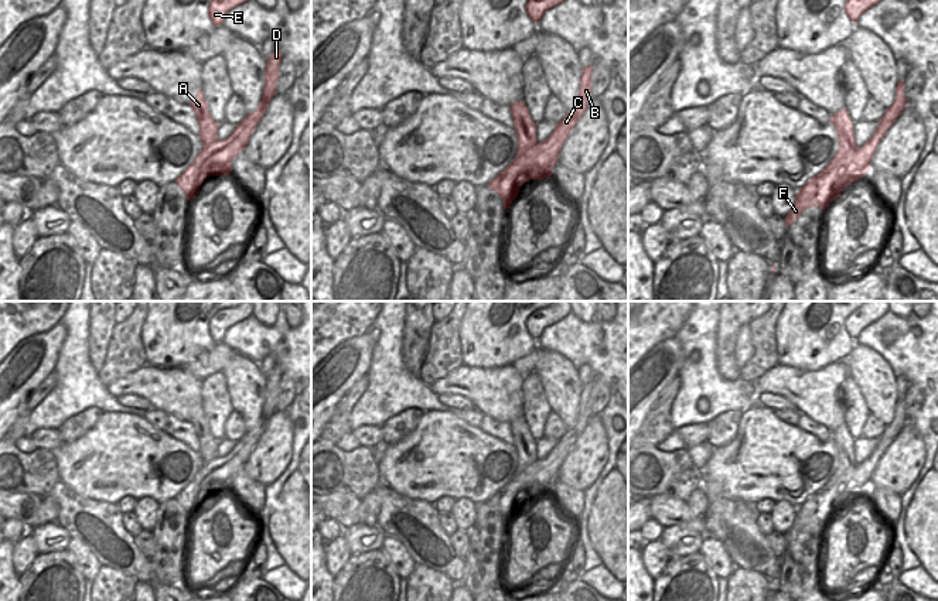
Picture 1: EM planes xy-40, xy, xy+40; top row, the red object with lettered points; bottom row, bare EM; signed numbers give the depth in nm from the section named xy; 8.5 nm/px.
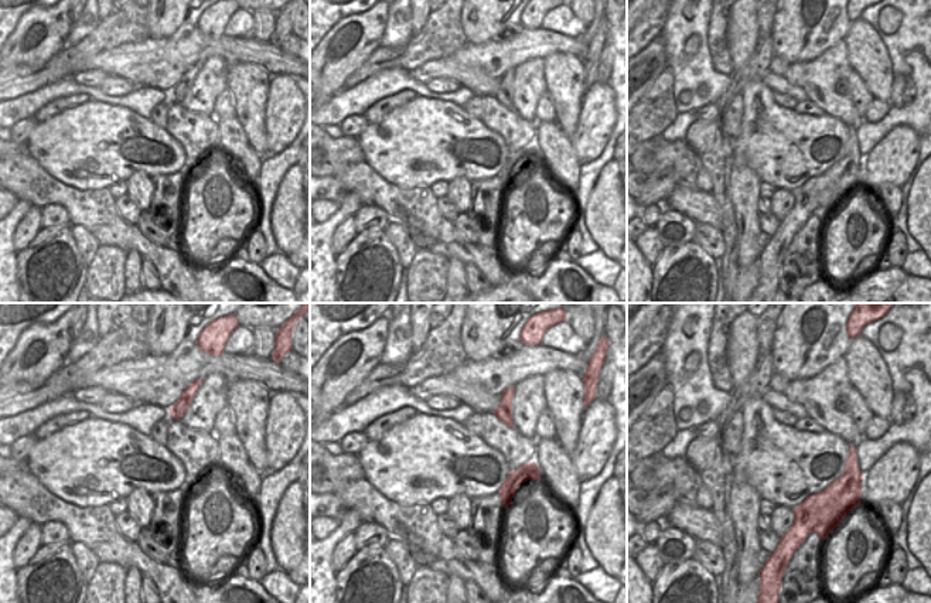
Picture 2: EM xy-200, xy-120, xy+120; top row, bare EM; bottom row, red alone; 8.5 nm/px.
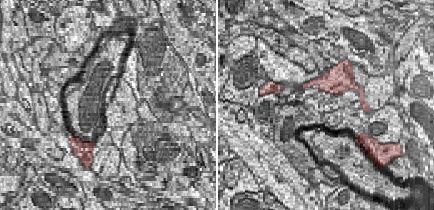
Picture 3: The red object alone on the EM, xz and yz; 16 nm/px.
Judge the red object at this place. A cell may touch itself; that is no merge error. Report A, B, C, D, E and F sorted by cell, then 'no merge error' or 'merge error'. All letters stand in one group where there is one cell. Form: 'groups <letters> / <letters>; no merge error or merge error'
groups A E / B C D F; merge error

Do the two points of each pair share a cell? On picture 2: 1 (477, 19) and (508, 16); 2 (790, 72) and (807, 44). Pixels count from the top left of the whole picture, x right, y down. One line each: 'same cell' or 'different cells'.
1: same cell
2: different cells

